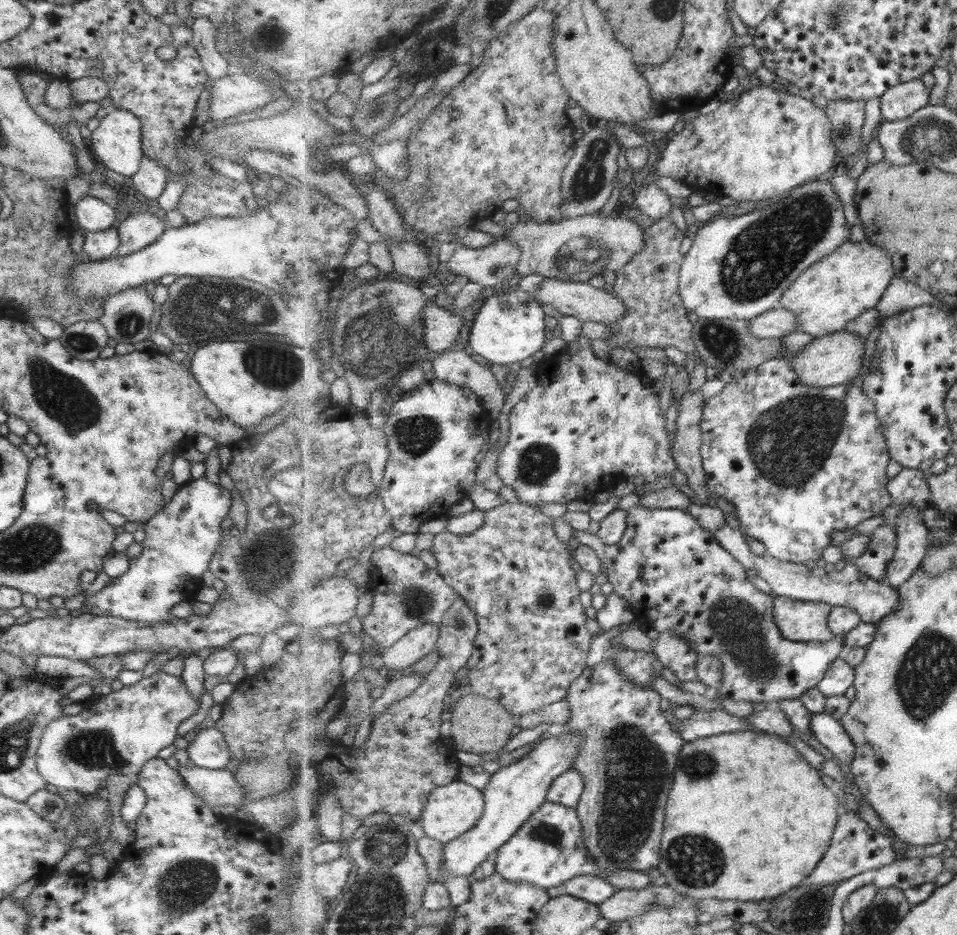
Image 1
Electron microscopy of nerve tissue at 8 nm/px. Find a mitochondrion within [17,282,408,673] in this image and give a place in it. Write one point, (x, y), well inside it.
(69, 401)

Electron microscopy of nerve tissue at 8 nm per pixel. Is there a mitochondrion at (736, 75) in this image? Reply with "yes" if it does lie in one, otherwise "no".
no

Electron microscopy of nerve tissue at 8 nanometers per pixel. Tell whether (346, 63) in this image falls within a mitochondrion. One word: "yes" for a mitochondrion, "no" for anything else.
no

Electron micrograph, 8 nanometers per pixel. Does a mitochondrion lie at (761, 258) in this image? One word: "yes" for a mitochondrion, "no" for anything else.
yes

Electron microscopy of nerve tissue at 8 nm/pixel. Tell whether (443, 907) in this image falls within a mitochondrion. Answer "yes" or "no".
no

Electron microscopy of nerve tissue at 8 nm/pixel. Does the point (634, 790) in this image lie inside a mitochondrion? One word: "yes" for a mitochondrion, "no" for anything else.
yes

